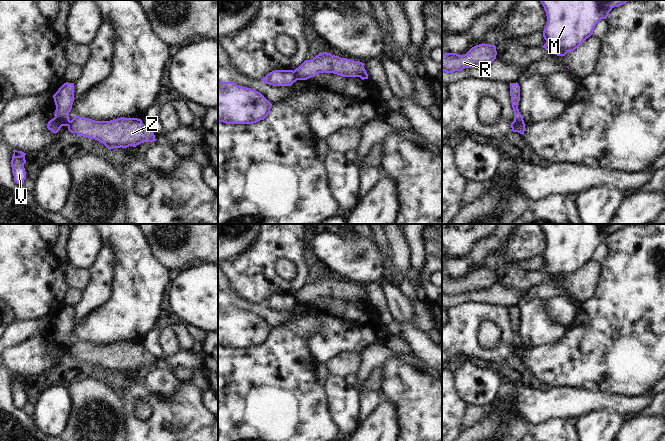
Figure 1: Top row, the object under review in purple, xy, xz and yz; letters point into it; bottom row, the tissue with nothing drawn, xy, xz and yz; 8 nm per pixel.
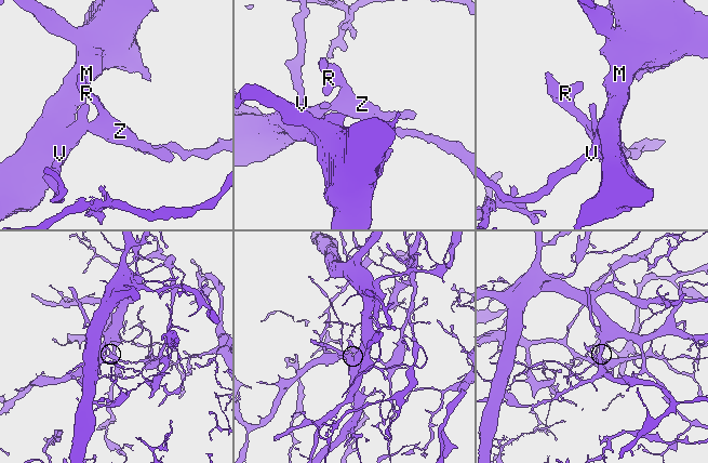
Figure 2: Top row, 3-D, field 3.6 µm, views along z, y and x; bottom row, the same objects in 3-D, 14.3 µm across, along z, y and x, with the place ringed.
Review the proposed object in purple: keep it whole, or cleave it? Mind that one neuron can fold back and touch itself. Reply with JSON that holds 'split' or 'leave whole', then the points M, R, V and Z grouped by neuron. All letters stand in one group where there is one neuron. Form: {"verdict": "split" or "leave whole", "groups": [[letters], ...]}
{"verdict": "split", "groups": [["M", "V"], ["R", "Z"]]}

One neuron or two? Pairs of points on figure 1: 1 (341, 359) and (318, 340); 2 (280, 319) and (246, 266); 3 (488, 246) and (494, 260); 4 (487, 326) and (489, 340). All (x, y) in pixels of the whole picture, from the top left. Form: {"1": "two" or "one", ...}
{"1": "two", "2": "two", "3": "two", "4": "one"}

